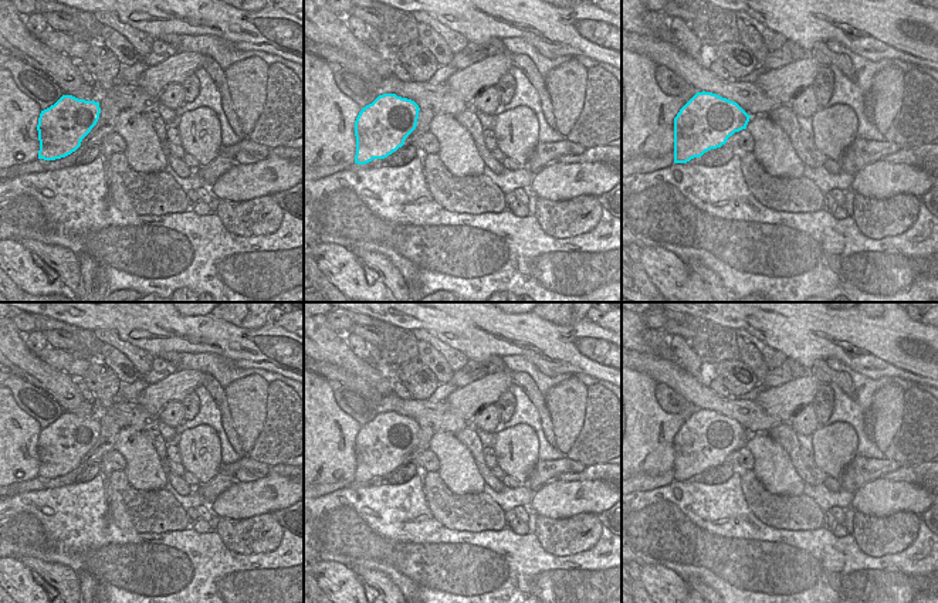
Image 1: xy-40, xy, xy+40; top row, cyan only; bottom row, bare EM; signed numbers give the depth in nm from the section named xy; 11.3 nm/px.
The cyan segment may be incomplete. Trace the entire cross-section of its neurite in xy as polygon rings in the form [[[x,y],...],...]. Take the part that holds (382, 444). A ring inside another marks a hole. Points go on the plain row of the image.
[[[396,411],[379,413],[362,426],[355,438],[355,481],[385,477],[402,465],[417,444],[419,428],[414,419]]]

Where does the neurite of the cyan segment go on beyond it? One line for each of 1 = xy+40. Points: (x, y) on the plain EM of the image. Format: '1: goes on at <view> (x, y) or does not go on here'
1: does not go on here

